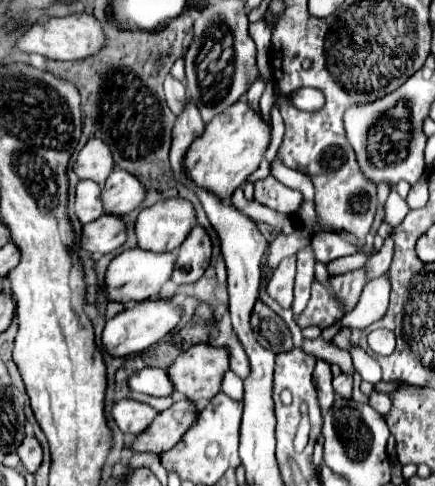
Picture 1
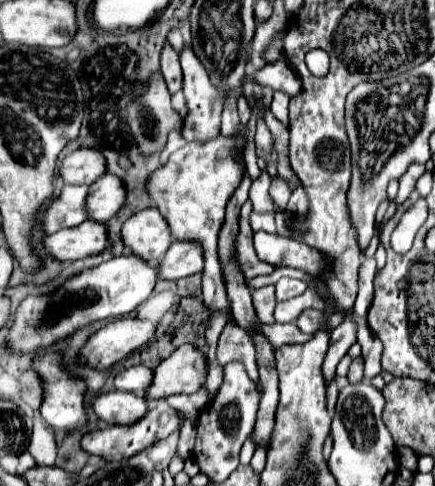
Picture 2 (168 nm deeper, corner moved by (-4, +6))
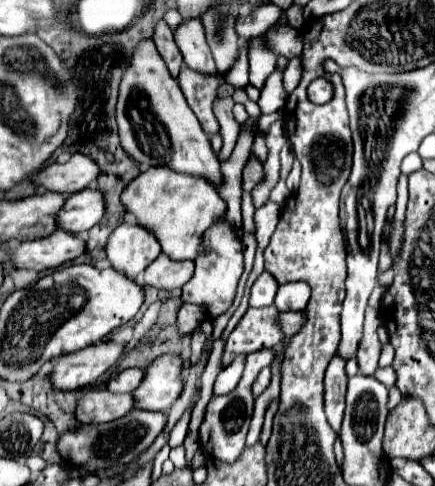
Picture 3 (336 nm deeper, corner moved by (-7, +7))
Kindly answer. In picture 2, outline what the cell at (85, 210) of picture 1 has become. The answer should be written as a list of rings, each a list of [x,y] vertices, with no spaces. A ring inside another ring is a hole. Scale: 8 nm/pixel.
[[[65,185],[63,193],[55,197],[45,213],[45,231],[51,235],[65,227],[75,227],[87,217],[87,197],[89,187],[85,185]]]

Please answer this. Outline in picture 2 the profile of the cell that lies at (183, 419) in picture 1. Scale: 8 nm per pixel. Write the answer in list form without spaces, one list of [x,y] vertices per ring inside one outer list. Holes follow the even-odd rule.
[[[159,401],[155,409],[149,409],[149,413],[141,421],[137,421],[133,425],[127,425],[127,427],[125,425],[109,425],[109,427],[105,427],[101,431],[87,433],[81,439],[81,447],[87,453],[99,455],[99,457],[103,457],[107,461],[129,459],[129,457],[141,453],[141,449],[145,449],[145,447],[149,447],[149,445],[153,445],[153,443],[169,437],[173,431],[177,431],[179,429],[179,421],[181,421],[179,413],[173,407],[169,407],[165,401]]]

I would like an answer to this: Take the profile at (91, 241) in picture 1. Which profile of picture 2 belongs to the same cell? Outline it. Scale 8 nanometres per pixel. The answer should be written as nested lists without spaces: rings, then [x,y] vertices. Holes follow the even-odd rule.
[[[93,219],[83,221],[77,227],[61,229],[45,237],[45,247],[49,255],[61,261],[75,261],[89,255],[101,253],[109,243],[109,225],[97,223]]]

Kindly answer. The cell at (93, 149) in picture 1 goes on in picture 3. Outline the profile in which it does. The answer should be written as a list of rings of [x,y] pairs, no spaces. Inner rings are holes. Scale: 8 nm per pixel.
[[[74,154],[64,164],[54,162],[46,168],[42,168],[34,176],[34,182],[52,192],[72,194],[72,192],[80,192],[80,190],[92,186],[92,182],[98,176],[100,176],[100,168],[92,158],[88,158],[86,154]]]

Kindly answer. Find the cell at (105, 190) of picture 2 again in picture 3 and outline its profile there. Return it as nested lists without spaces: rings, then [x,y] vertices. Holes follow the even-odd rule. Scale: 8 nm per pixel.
[[[94,188],[70,194],[60,208],[60,228],[72,234],[84,234],[100,222],[104,214],[104,196]]]

